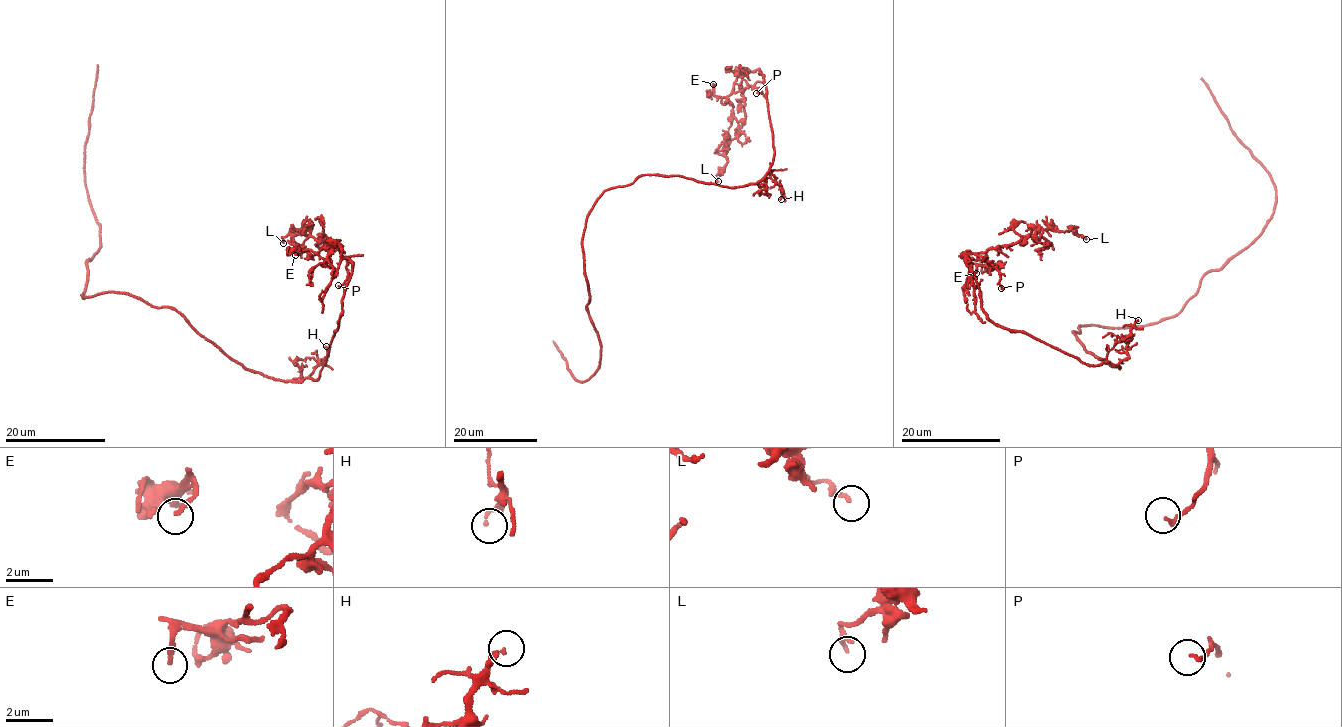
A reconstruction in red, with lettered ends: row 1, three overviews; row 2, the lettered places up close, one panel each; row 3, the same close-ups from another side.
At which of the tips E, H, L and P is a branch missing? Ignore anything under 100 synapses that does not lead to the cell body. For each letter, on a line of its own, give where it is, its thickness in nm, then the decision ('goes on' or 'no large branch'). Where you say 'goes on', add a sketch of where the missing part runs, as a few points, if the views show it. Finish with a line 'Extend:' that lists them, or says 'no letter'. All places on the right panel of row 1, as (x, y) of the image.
E: at (976, 273); 190 nm thick; no large branch
H: at (1138, 320); 140 nm thick; no large branch
L: at (1086, 239); 200 nm thick; no large branch
P: at (1001, 288); 130 nm thick; no large branch
Extend: no letter

